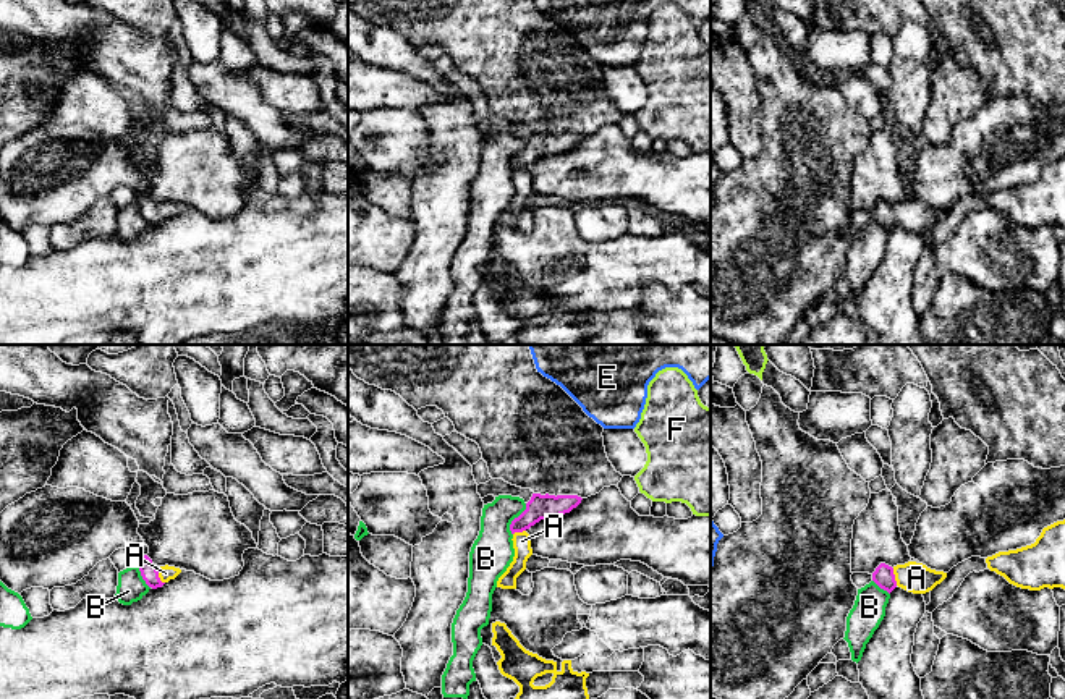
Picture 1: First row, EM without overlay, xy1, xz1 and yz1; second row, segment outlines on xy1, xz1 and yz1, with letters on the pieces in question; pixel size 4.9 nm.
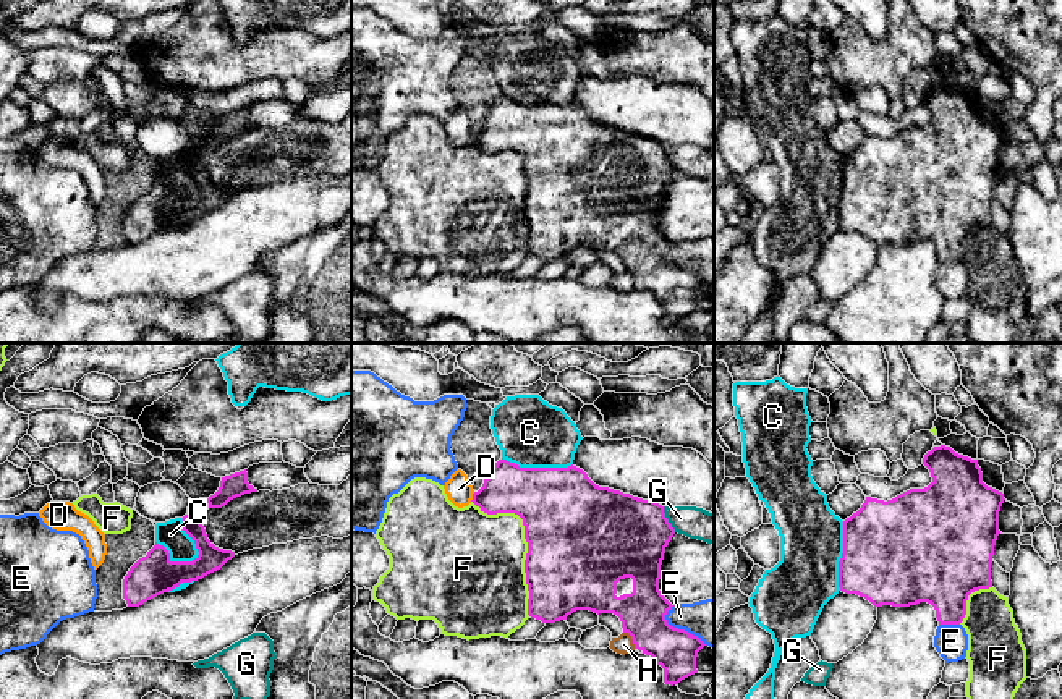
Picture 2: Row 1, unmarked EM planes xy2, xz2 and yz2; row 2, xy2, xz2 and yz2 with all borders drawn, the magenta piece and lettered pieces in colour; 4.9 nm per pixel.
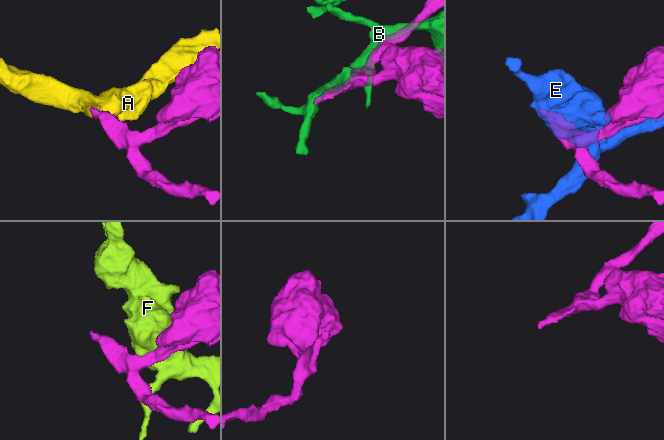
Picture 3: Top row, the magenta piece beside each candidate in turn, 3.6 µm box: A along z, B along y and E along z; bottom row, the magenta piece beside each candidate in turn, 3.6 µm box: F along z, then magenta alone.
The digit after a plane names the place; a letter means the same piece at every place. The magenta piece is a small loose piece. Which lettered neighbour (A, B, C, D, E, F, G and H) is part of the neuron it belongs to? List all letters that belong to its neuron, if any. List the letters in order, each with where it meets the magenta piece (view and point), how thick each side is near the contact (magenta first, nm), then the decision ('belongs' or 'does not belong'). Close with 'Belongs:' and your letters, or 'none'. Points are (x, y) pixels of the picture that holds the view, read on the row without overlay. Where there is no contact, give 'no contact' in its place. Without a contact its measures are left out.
A: meets magenta in xy1 at (157, 212); 90 nm thick on the magenta side, 80 nm on the other; belongs
B: meets magenta in xz1 at (513, 157); 130 nm thick on the magenta side, 200 nm on the other; does not belong
C: meets magenta in xy2 at (198, 188); 200 nm thick on the magenta side, 140 nm on the other; does not belong
D: meets magenta in xz2 at (473, 135); 240 nm thick on the magenta side, 140 nm on the other; does not belong
E: meets magenta in xz2 at (682, 267); 220 nm thick on the magenta side, 220 nm on the other; does not belong
F: meets magenta in xz2 at (526, 178); 500 nm thick on the magenta side, 440 nm on the other; does not belong
G: meets magenta in xz2 at (667, 157); 420 nm thick on the magenta side, 160 nm on the other; does not belong
H: meets magenta in xz2 at (632, 275); 220 nm thick on the magenta side, 100 nm on the other; does not belong
Belongs: A

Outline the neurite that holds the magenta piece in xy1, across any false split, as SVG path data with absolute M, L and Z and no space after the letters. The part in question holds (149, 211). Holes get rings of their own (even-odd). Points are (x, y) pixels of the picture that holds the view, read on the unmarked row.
M147 193L138 194L138 205L142 217L152 227L162 225L170 217L175 217L181 207L175 204L157 204Z

